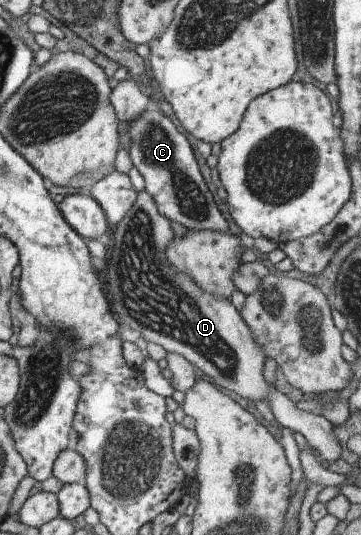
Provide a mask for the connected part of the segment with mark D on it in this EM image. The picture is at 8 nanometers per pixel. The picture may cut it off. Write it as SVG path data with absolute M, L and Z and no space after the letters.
M145 189L137 194L137 199L131 209L125 212L121 221L114 228L111 228L105 241L108 245L104 281L105 298L120 327L125 326L137 331L143 337L143 343L151 341L151 343L163 347L167 353L181 355L183 359L201 369L213 384L232 391L241 399L247 399L253 403L265 400L279 427L287 427L287 429L301 434L306 445L315 449L325 461L331 462L339 459L342 449L339 447L339 440L333 433L332 425L323 416L297 409L287 395L275 388L274 383L266 383L263 378L265 357L261 353L261 349L257 347L257 343L253 341L251 331L247 329L247 325L243 323L241 315L235 310L229 299L209 295L199 285L195 285L195 281L191 277L179 273L173 265L167 265L167 257L163 251L173 241L173 231L168 221L159 215L155 201L147 195Z

